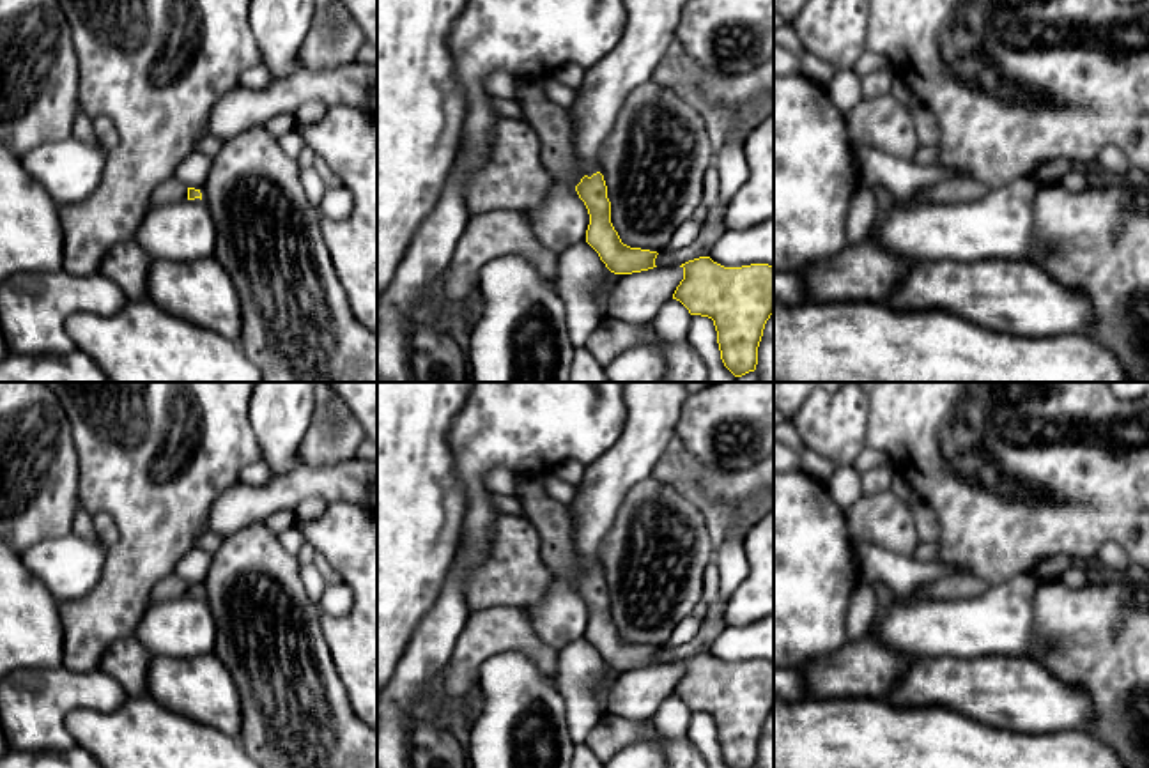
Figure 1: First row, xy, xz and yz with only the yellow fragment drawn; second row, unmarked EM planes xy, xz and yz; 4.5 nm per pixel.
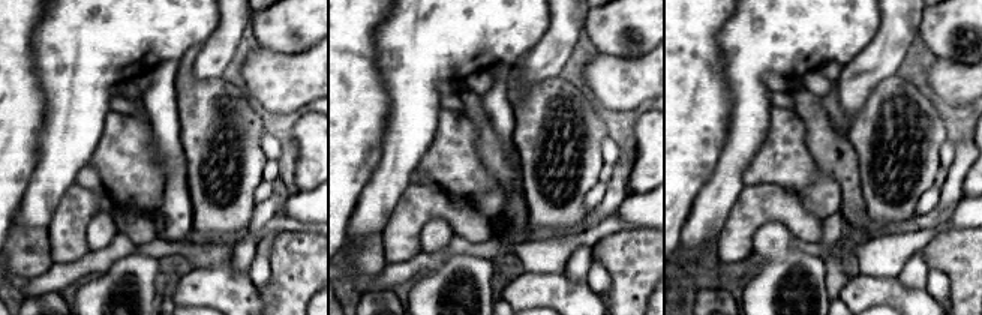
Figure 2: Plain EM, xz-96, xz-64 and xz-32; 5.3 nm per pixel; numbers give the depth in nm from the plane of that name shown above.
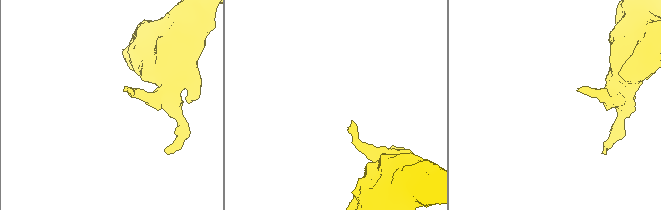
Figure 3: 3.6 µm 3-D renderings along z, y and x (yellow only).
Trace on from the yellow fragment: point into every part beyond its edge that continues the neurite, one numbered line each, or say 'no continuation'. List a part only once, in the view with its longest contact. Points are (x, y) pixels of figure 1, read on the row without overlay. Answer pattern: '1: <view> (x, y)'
1: xy (170, 588)

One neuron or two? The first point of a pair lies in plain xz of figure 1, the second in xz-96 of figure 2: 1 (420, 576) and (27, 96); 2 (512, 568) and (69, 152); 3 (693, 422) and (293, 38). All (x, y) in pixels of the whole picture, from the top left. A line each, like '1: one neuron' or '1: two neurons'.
1: one neuron
2: two neurons
3: one neuron

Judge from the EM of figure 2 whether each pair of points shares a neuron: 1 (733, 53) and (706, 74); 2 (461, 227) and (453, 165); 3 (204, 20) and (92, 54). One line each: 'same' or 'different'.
1: different
2: different
3: same

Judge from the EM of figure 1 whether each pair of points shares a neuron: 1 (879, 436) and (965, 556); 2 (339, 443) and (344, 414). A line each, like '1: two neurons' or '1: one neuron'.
1: one neuron
2: one neuron

